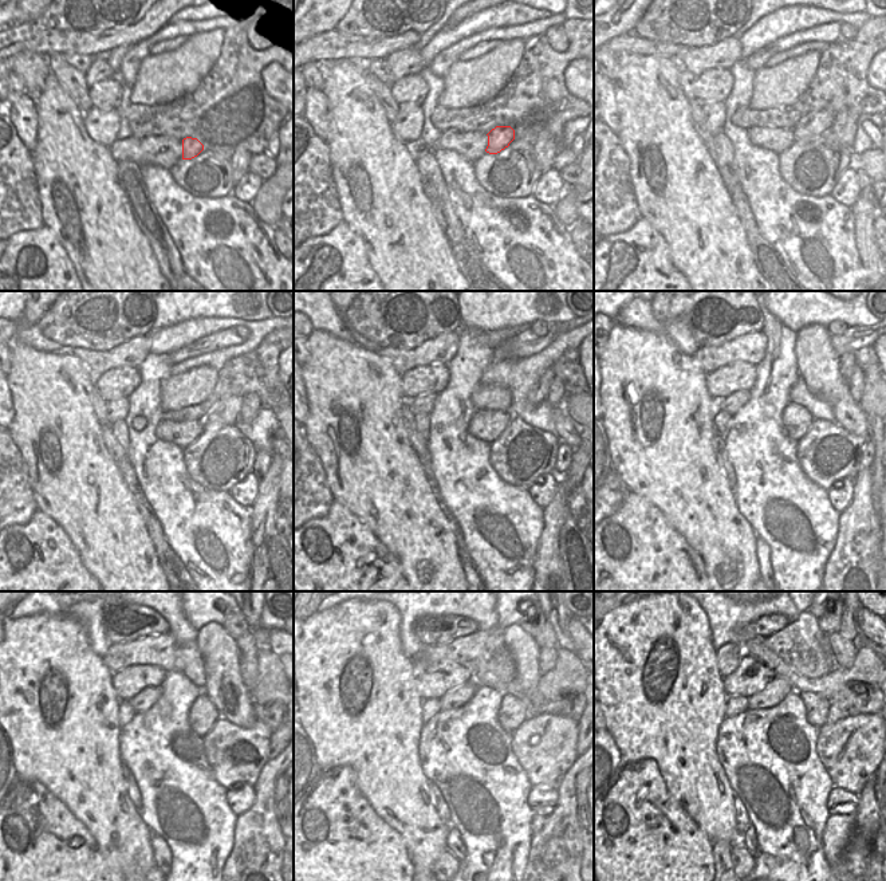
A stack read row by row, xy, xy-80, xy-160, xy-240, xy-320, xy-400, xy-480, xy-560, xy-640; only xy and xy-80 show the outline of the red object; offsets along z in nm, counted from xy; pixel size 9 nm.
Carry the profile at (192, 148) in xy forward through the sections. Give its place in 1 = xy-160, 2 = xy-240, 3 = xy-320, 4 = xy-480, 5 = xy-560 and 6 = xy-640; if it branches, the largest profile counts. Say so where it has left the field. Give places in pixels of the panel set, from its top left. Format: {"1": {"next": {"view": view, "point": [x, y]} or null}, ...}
{"1": {"next": {"view": "xy-160", "point": [811, 126]}}, "2": {"next": {"view": "xy-240", "point": [221, 415]}}, "3": {"next": {"view": "xy-320", "point": [542, 386]}}, "4": {"next": {"view": "xy-480", "point": [247, 645]}}, "5": {"next": {"view": "xy-560", "point": [546, 638]}}, "6": {"next": {"view": "xy-640", "point": [849, 628]}}}

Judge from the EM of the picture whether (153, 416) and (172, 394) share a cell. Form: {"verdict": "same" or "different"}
{"verdict": "different"}

